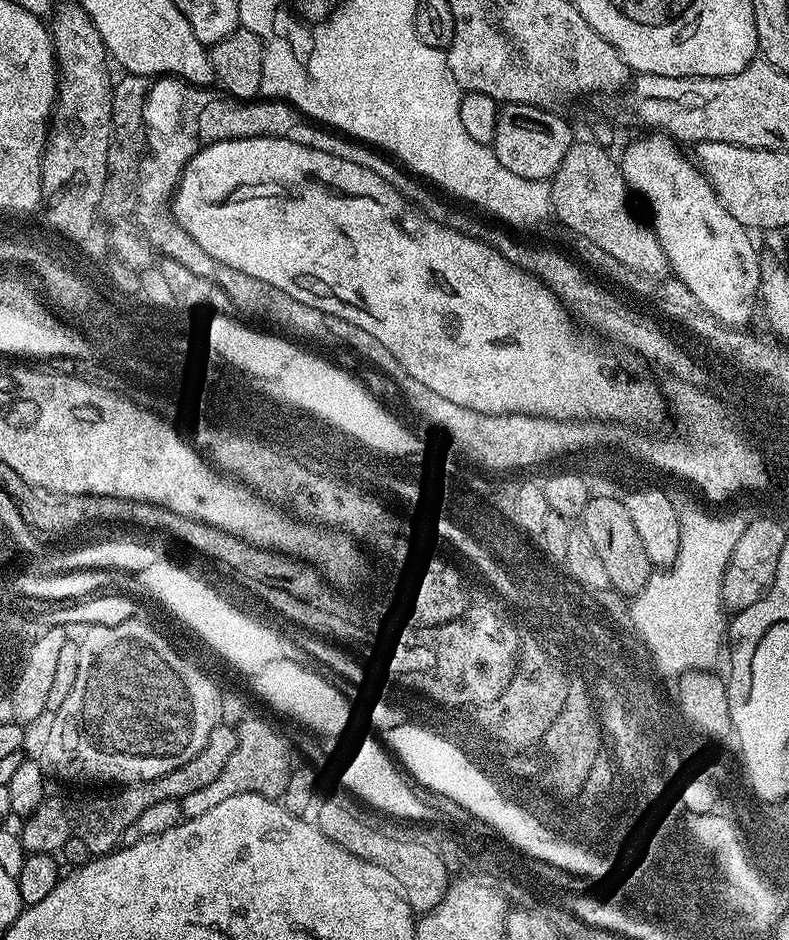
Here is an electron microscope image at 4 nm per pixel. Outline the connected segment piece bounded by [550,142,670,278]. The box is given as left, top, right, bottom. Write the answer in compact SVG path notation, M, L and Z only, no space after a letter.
M573 143L570 150L566 150L566 158L562 158L562 166L558 166L556 173L552 175L550 187L552 190L551 211L557 216L566 227L570 228L577 236L590 238L595 245L602 246L613 258L618 259L629 267L634 273L644 276L663 277L669 271L670 265L666 254L662 250L660 240L656 237L656 229L644 224L632 213L632 208L628 205L630 189L624 180L624 175L620 169L617 157L608 153L607 147L599 143L580 144Z

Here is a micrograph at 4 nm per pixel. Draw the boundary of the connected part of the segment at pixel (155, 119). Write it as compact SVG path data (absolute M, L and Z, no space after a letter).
M159 77L149 90L143 108L145 122L145 148L139 162L138 184L134 187L136 207L135 225L140 226L159 255L170 258L186 270L198 272L200 268L211 272L215 284L222 286L226 294L230 294L233 309L238 313L245 312L256 320L264 320L265 325L283 326L292 335L320 336L328 333L329 317L314 306L306 306L298 302L298 298L290 298L278 286L270 286L270 282L262 282L262 278L250 278L250 274L242 274L242 270L234 270L206 254L202 246L194 242L190 234L173 216L171 199L176 184L184 172L188 160L200 149L198 136L199 115L203 107L212 102L217 91L211 87L192 84L180 77Z

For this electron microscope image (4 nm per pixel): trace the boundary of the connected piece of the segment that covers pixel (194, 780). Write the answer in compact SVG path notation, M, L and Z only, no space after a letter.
M221 722L210 730L210 738L206 738L206 746L190 758L182 766L170 770L162 778L147 780L141 784L130 784L121 787L113 796L104 796L100 800L100 812L92 804L84 800L67 800L64 796L49 795L23 821L24 829L19 829L22 846L27 853L50 852L59 853L70 838L82 838L92 854L107 854L123 841L126 829L144 813L154 802L163 800L181 800L186 794L194 794L194 790L202 790L222 774L230 754L238 746L235 727Z

